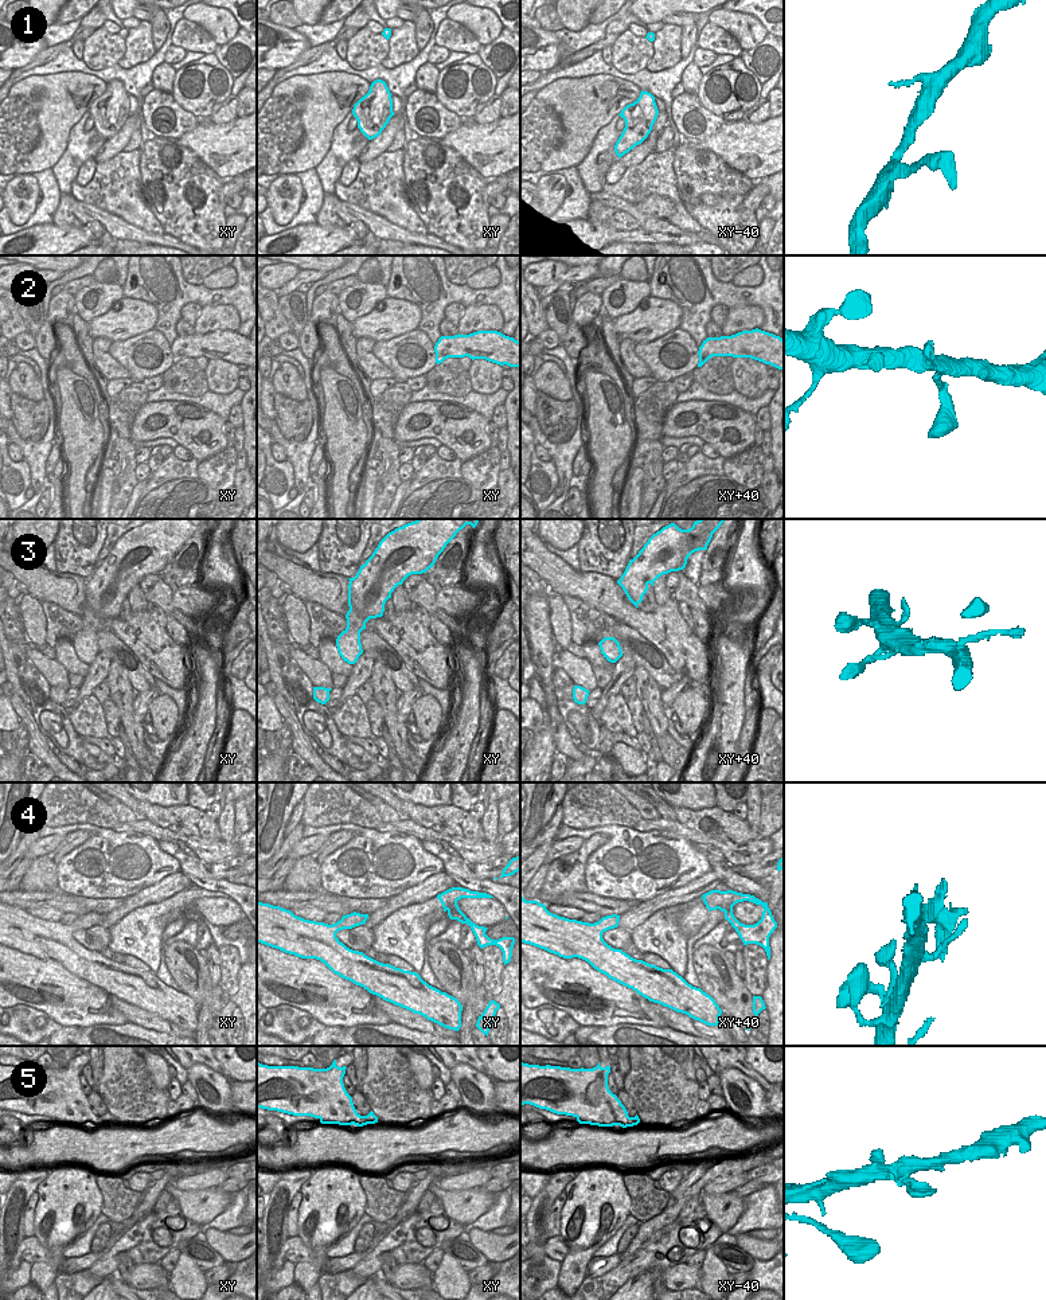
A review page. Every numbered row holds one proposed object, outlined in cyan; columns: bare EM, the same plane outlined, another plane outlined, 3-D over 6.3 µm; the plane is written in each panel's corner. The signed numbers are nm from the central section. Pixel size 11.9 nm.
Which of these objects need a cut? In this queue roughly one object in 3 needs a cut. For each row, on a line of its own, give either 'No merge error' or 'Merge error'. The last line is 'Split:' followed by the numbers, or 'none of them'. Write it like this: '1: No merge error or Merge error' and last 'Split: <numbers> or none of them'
1: No merge error
2: No merge error
3: No merge error
4: Merge error
5: No merge error
Split: 4

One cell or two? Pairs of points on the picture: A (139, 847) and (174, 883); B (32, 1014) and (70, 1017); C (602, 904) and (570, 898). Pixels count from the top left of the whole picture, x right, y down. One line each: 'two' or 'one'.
A: two
B: two
C: one

